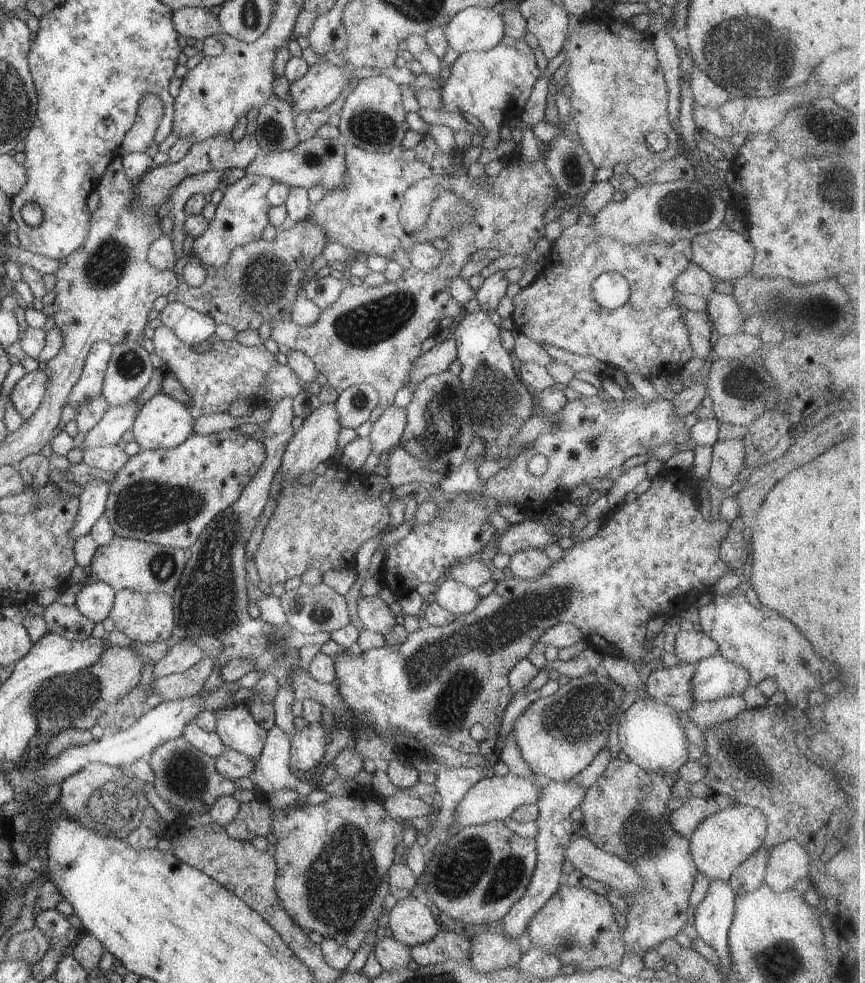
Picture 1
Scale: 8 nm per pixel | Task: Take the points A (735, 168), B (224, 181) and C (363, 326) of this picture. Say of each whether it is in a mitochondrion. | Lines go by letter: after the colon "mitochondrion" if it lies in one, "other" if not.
A: other
B: other
C: mitochondrion

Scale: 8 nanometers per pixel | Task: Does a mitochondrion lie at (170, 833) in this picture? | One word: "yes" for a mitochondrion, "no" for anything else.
no

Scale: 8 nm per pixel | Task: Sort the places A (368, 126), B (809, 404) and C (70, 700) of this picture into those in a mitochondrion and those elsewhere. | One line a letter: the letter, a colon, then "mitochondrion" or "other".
A: mitochondrion
B: other
C: mitochondrion

